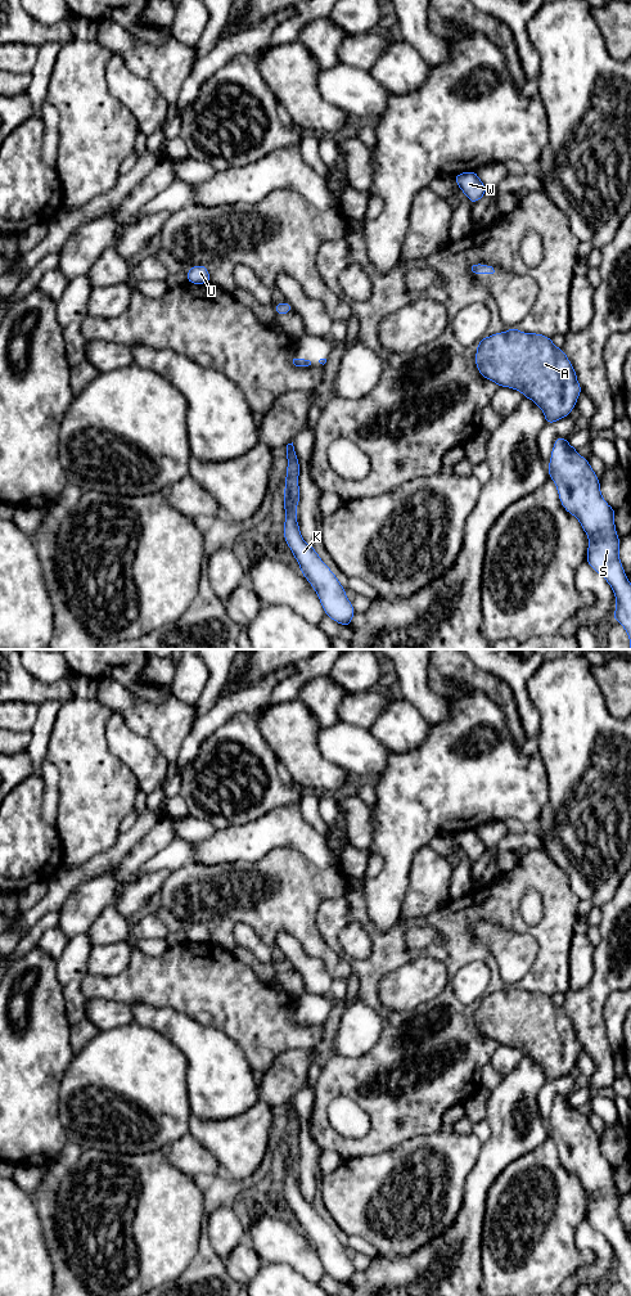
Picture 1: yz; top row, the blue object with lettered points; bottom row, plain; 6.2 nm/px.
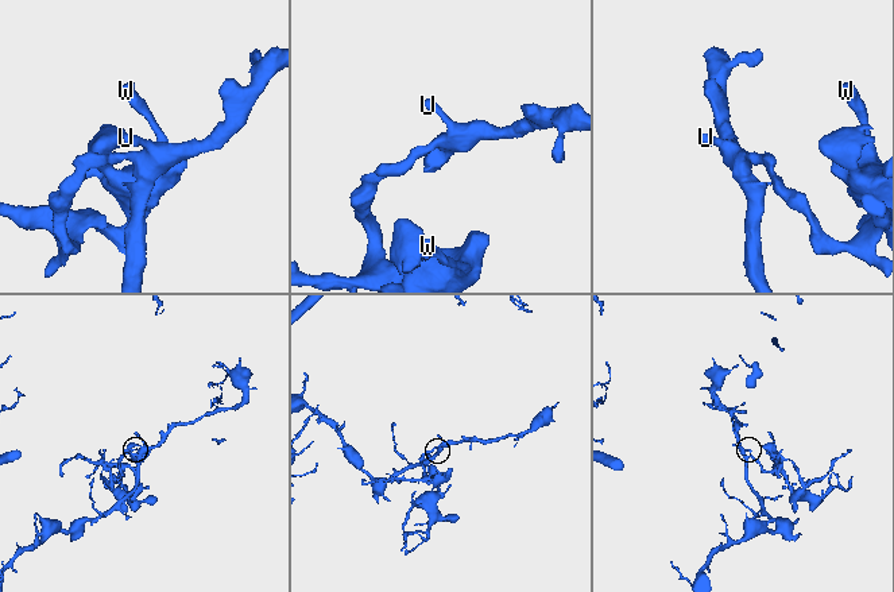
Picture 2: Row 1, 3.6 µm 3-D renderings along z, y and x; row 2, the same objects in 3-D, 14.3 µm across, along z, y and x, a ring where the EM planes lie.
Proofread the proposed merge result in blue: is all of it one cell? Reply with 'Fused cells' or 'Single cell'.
Single cell

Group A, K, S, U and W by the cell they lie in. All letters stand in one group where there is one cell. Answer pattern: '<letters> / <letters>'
A K S U W

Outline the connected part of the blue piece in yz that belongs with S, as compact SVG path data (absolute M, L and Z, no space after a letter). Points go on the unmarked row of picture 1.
M565 1095L555 1097L547 1128L549 1135L558 1147L560 1162L569 1173L573 1173L580 1179L582 1188L587 1193L586 1220L595 1230L605 1237L616 1254L616 1270L612 1277L618 1279L628 1296L631 1296L631 1241L626 1236L619 1218L621 1198L614 1183L616 1167L604 1158L600 1151L600 1138L592 1129L589 1119L581 1115L576 1106L568 1102Z

